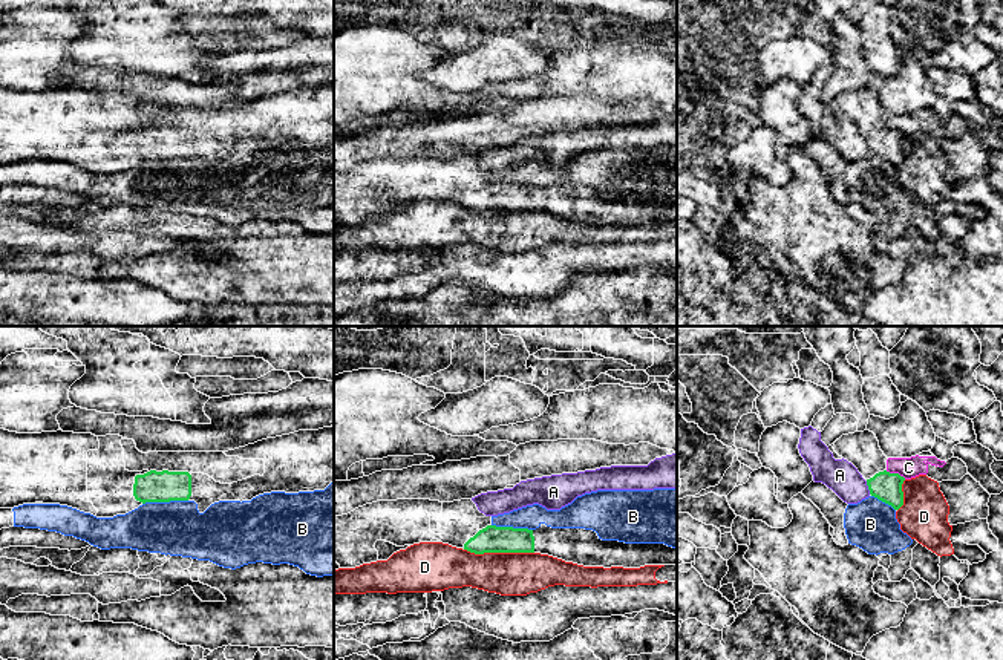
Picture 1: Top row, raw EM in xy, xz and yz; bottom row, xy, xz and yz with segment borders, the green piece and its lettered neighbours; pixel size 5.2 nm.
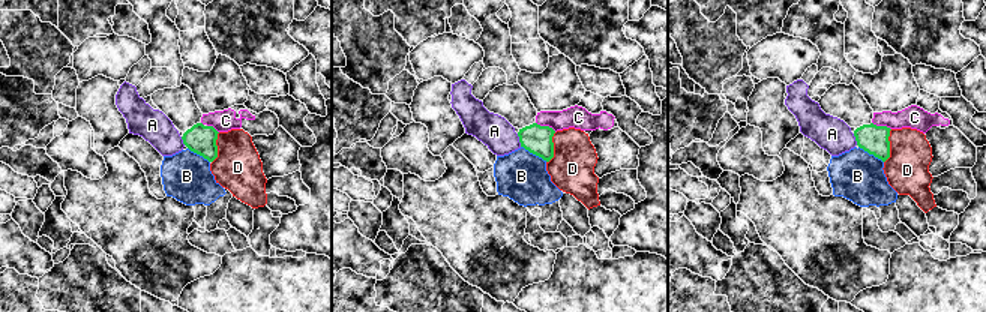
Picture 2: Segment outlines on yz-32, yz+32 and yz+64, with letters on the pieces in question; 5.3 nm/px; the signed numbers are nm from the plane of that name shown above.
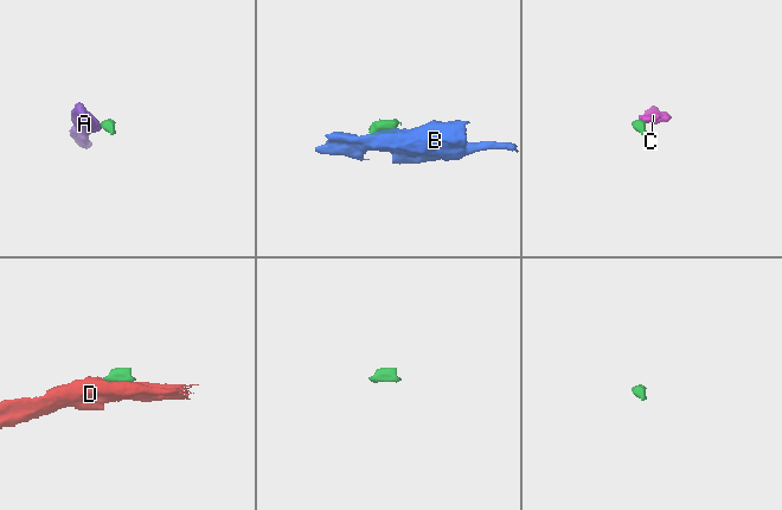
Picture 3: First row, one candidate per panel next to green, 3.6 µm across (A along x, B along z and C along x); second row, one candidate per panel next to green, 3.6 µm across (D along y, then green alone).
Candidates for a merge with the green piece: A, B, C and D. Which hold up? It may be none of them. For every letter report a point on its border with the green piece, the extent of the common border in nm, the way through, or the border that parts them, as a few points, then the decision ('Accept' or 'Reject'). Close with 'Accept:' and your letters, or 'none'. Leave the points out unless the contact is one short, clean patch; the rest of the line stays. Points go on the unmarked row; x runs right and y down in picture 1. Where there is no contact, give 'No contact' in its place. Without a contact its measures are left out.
A: Touches green at yz (869, 144). Shared border 80 nm. Boundary: yz (865, 138), (870, 150). Reject
B: Touches green at xy (164, 158). Shared border 240 nm. Boundary: xy (187, 156), (146, 158), (143, 161). Reject
C: Touches green at yz (896, 130). Shared border 120 nm. Boundary: yz (885, 127), (896, 129), (905, 135). Reject
D: Touches green at xz (499, 209). Shared border 360 nm. Boundary: xz (464, 205), (473, 210), (533, 210). Reject
Accept: none

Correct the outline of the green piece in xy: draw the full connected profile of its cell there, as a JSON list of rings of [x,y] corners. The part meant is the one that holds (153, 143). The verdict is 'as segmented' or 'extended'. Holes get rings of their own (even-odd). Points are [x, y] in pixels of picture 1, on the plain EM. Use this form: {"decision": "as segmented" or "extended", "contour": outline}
{"decision": "extended", "contour": [[[334,84],[299,87],[266,95],[228,109],[149,109],[136,106],[133,96],[119,92],[41,89],[17,90],[0,86],[0,165],[23,161],[60,161],[96,175],[126,172],[145,159],[194,158],[199,170],[219,158],[251,158],[271,150],[325,147],[334,138]]]}

